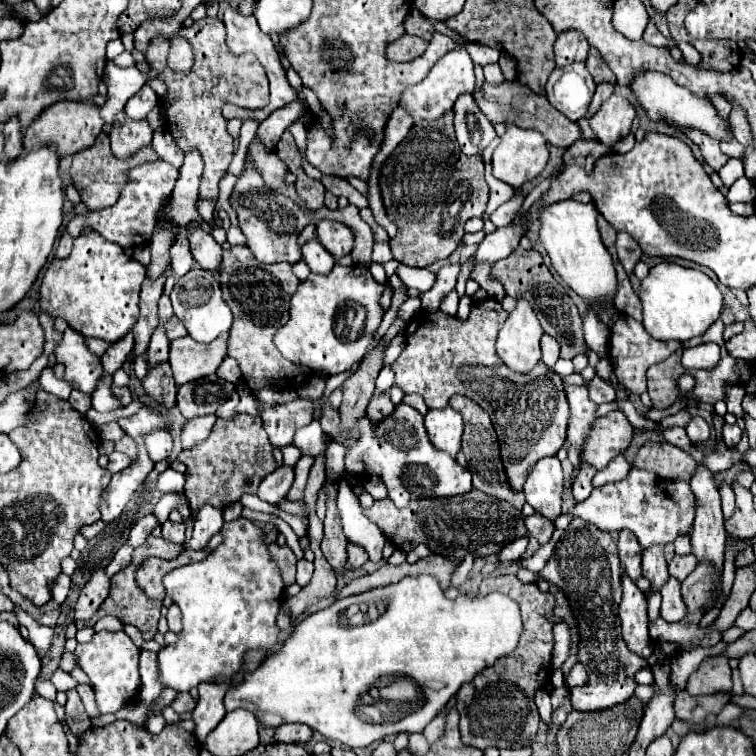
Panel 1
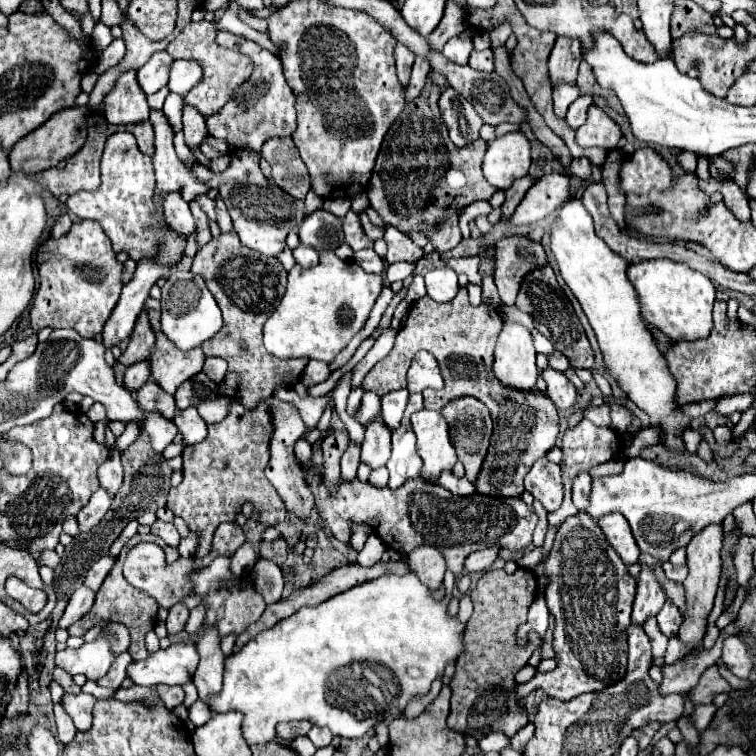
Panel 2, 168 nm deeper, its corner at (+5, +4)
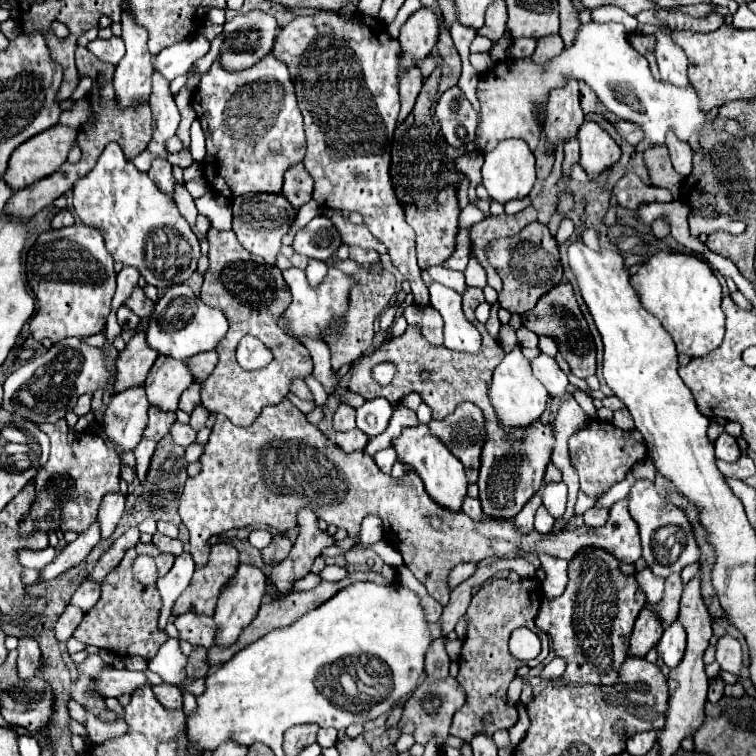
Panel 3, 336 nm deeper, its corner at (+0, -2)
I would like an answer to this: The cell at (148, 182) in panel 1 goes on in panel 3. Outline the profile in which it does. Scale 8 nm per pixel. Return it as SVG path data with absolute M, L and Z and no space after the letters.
M110 142L104 148L94 170L90 170L90 174L86 178L76 182L72 192L74 192L74 210L76 210L78 218L86 226L100 228L104 234L106 248L112 254L112 258L116 262L136 266L148 284L164 290L164 288L170 288L174 284L186 282L192 276L192 272L196 270L200 246L196 242L196 236L194 236L190 224L180 216L174 202L170 202L170 198L166 198L166 194L162 194L154 186L154 182L148 178L148 174L140 172L132 164L132 160L128 160L124 156L122 146L118 142Z

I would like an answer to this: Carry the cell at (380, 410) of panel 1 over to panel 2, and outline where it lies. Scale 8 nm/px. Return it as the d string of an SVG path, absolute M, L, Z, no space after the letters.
M381 418L373 420L365 428L365 440L361 446L361 460L371 468L381 468L391 456L391 432L385 428Z

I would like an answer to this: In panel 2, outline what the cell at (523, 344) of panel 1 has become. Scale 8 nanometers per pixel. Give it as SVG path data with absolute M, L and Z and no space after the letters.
M503 324L495 346L493 374L507 388L533 390L539 370L535 364L535 348L531 334L521 324Z

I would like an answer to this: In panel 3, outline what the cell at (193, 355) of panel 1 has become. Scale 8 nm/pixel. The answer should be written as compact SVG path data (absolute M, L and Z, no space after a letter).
M160 354L144 382L144 388L152 406L178 410L178 400L190 384L194 384L194 374L188 364Z

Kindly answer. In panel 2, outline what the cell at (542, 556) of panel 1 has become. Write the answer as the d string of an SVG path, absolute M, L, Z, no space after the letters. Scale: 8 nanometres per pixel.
M581 420L577 426L571 426L565 430L563 434L563 444L561 444L561 450L563 450L563 460L561 460L561 470L563 470L563 482L565 482L565 498L563 498L563 504L559 510L548 513L547 519L549 526L559 526L567 516L573 516L575 514L575 506L571 502L571 486L573 486L573 480L577 478L579 472L589 472L593 466L599 466L599 464L605 464L609 460L613 460L615 456L621 454L621 434L615 432L613 428L601 428L601 426L595 426L593 422L589 420Z

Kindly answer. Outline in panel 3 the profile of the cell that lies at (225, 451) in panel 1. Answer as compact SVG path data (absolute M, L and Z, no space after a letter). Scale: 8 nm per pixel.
M282 400L276 406L266 406L262 414L246 428L234 426L228 418L222 418L216 414L216 422L210 434L210 440L204 448L204 454L200 456L200 472L194 478L188 478L184 484L184 492L180 496L180 518L186 524L190 532L190 554L194 558L196 568L204 568L208 564L210 556L210 536L216 536L220 532L242 528L242 526L270 526L278 532L286 532L296 526L296 512L298 506L310 506L314 514L324 520L326 524L334 524L342 530L348 530L352 540L356 540L360 532L360 522L368 514L376 514L384 522L384 536L386 542L390 542L404 558L404 564L412 570L418 582L422 582L428 590L428 594L438 600L442 606L448 604L452 588L448 586L448 574L454 566L462 562L480 562L484 558L496 556L506 558L512 552L518 554L550 554L554 558L570 560L582 546L598 546L614 554L620 562L634 564L640 556L640 536L638 526L630 518L630 512L626 510L626 500L620 500L610 506L608 522L600 528L574 528L574 530L558 530L550 532L548 536L540 534L538 530L532 530L530 534L520 534L512 520L498 520L498 518L484 518L480 522L474 522L464 512L452 512L440 504L436 504L424 490L422 480L416 472L406 472L402 478L394 480L388 474L382 474L372 458L366 458L364 450L344 454L336 444L326 440L326 436L312 426L306 416L290 402Z

